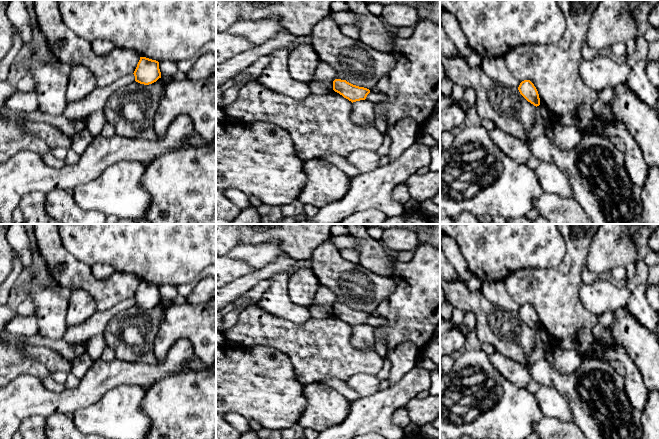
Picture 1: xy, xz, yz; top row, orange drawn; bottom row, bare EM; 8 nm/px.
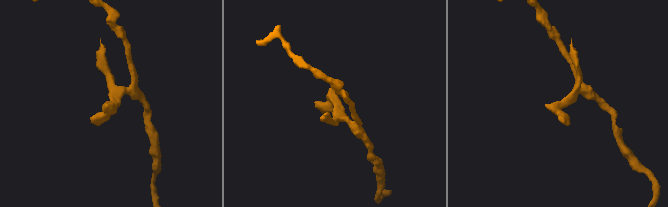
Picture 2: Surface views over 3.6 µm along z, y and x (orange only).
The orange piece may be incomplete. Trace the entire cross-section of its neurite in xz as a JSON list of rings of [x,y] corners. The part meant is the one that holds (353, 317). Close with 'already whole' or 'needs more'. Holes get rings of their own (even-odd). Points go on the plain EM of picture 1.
[[[335,303],[333,305],[333,314],[349,325],[356,326],[365,324],[370,314],[364,311],[353,309],[346,304]]] | already whole

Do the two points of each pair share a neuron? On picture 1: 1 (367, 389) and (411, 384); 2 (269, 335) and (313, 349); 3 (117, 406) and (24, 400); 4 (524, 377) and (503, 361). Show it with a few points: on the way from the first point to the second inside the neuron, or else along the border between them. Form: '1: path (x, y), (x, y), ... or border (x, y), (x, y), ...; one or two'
1: border (378, 390), (361, 397); two
2: path (280, 342), (302, 349); one
3: border (110, 389), (94, 403), (78, 408), (72, 413); two
4: path (519, 375), (508, 366); one

